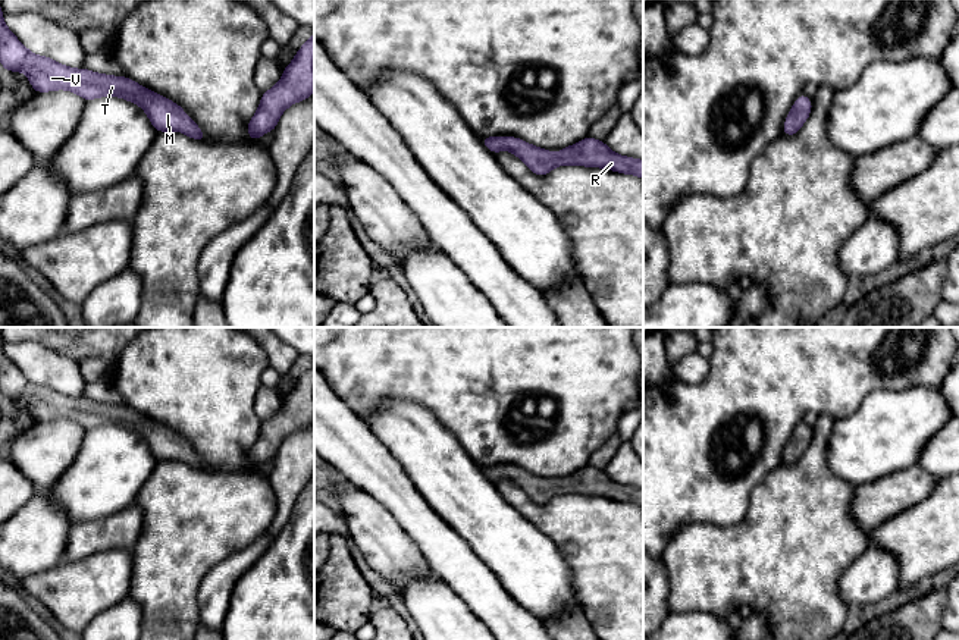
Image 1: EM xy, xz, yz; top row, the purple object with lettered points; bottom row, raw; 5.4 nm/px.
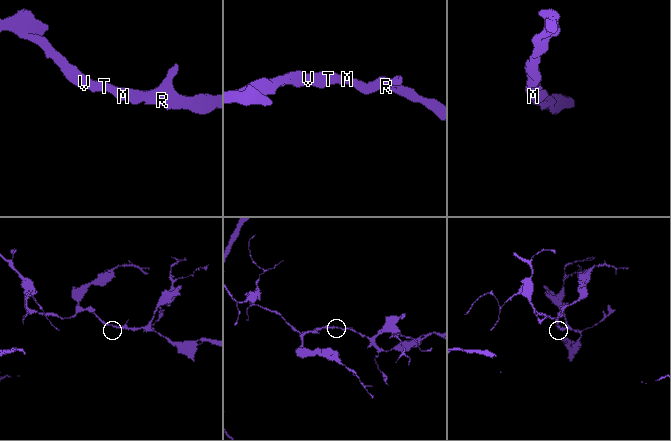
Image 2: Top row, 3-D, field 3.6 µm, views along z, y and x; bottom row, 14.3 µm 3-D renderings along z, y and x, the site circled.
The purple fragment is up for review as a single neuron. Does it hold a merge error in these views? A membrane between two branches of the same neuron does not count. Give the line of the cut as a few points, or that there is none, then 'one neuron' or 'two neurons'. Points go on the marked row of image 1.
no cut; one neuron

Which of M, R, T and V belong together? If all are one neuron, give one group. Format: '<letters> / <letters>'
M R T V

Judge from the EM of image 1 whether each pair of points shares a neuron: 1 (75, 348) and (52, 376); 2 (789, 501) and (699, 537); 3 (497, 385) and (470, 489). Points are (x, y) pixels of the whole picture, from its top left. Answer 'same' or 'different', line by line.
1: different
2: same
3: different

